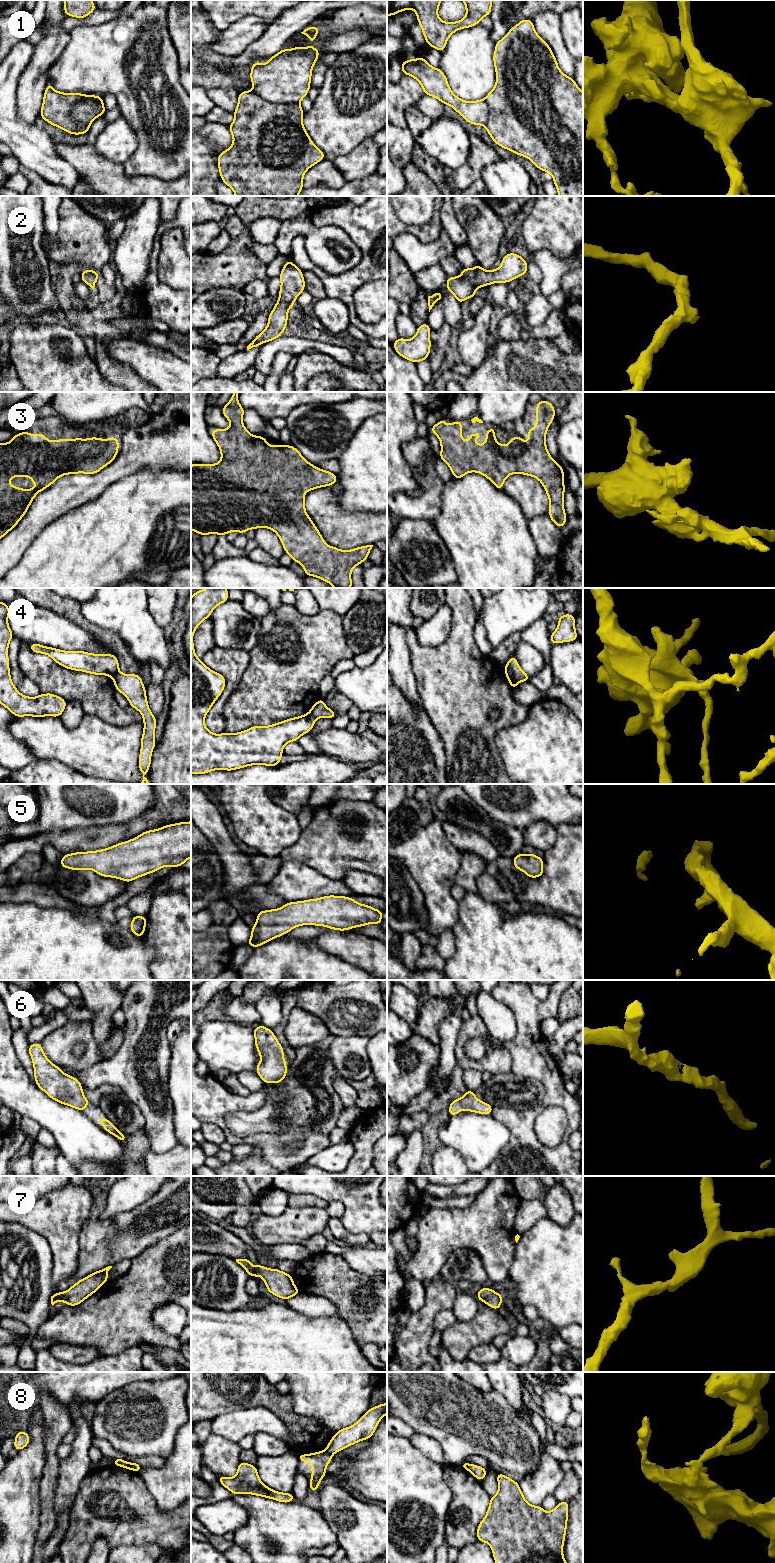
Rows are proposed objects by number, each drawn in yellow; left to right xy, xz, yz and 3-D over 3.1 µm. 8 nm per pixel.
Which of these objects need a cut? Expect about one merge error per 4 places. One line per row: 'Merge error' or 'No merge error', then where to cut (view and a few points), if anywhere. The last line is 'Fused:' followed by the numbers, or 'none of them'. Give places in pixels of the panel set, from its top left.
1: Merge error. Split along xz (252, 90), (271, 102), (298, 104)
2: No merge error. No split
3: No merge error. No split
4: Merge error. Split along yz (504, 667), (512, 674), (517, 683)
5: No merge error. No split
6: No merge error. No split
7: No merge error. No split
8: Merge error. Split along xy (129, 1463), (132, 1469)
Fused: 1, 4, 8

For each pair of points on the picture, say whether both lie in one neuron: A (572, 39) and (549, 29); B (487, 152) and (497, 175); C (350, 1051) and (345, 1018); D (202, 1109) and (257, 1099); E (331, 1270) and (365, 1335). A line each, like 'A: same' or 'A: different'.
A: different
B: different
C: different
D: same
E: same

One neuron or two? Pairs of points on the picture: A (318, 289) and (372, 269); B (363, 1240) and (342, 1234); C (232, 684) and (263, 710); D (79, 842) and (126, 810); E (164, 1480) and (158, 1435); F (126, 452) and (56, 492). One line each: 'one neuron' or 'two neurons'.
A: two neurons
B: one neuron
C: two neurons
D: two neurons
E: two neurons
F: one neuron

